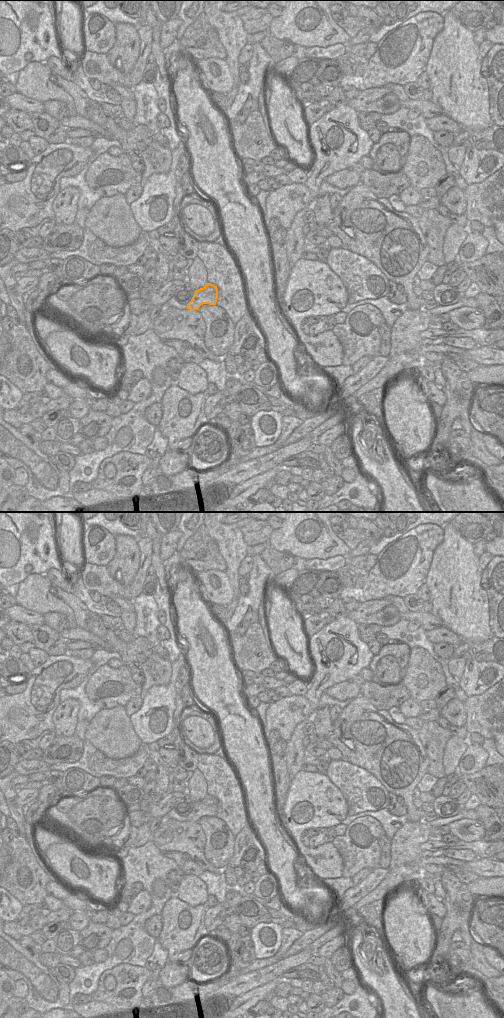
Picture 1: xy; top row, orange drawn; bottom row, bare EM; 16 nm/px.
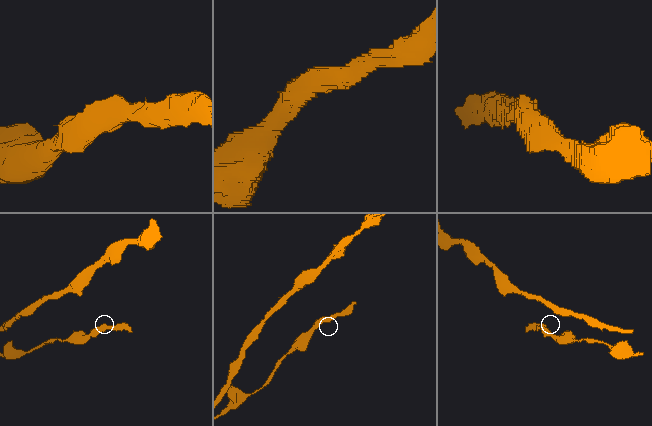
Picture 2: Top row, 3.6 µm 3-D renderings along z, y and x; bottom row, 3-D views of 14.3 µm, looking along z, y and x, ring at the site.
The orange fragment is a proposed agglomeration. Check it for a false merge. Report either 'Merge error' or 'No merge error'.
No merge error.

